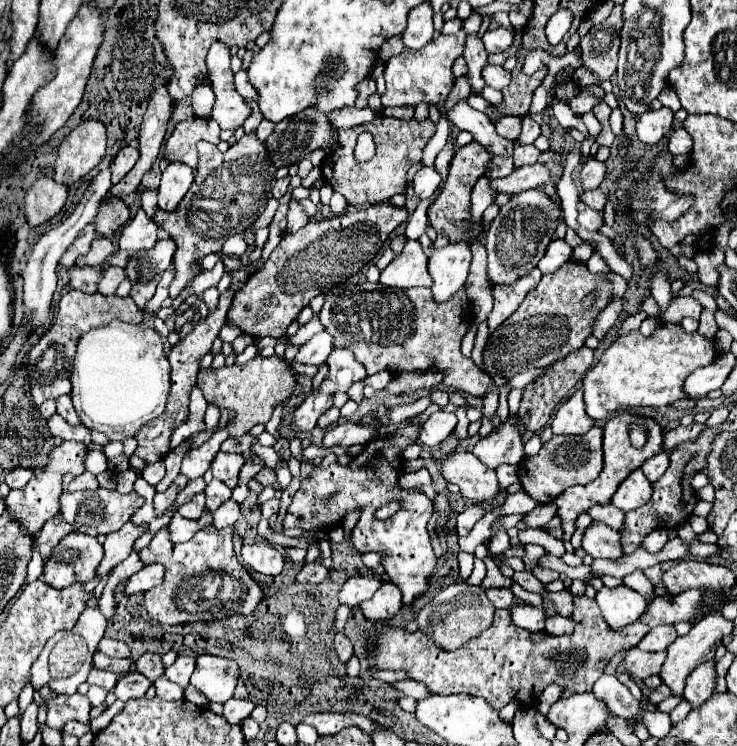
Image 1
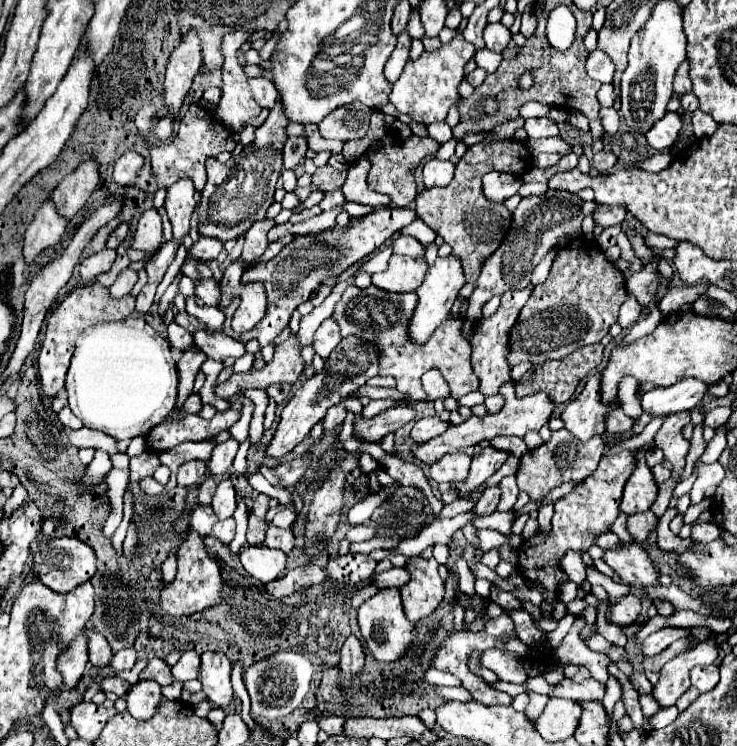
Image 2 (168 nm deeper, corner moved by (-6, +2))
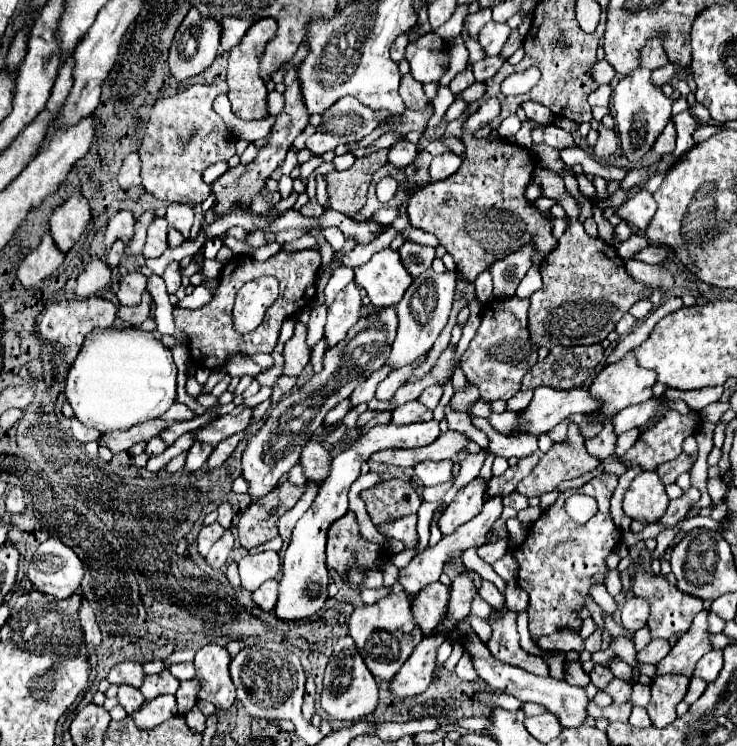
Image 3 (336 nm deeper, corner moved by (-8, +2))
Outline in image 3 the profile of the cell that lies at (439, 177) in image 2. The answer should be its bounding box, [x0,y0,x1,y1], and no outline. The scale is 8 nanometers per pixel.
[430,153,462,181]

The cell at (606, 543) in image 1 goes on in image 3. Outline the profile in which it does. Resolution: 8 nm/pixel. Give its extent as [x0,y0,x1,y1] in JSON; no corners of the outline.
[632,561,704,639]

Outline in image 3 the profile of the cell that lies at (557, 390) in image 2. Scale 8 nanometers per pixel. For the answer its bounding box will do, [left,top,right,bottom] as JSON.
[522,345,604,391]

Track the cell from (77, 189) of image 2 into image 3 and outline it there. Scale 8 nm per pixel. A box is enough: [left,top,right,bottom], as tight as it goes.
[50,193,90,253]

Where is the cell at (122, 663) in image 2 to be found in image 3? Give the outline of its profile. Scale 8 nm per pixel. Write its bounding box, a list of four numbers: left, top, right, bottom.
[108,661,144,687]

